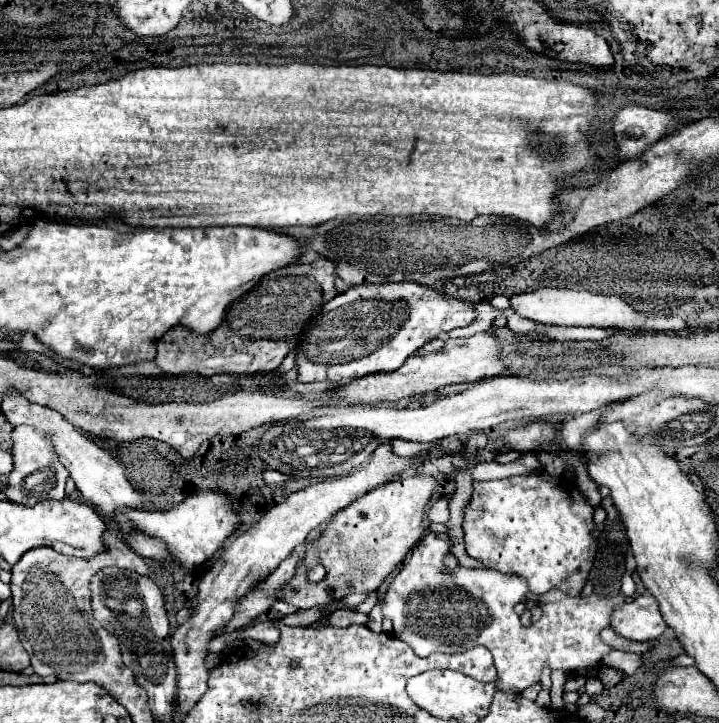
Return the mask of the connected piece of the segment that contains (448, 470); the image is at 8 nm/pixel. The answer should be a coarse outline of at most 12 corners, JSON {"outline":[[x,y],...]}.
{"outline":[[453,455],[435,459],[435,465],[447,477],[453,477]]}

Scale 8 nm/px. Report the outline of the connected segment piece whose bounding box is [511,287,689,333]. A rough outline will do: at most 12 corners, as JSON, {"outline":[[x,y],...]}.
{"outline":[[541,287],[511,311],[541,325],[677,333],[677,315],[645,315],[617,295]]}

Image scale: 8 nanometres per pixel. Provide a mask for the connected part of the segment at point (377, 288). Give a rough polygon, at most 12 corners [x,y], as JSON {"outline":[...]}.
{"outline":[[357,285],[303,331],[297,381],[395,371],[477,305]]}

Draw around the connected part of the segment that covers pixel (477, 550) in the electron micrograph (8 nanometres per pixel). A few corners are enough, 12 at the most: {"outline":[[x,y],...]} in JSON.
{"outline":[[547,471],[475,481],[467,553],[581,593],[593,507]]}

